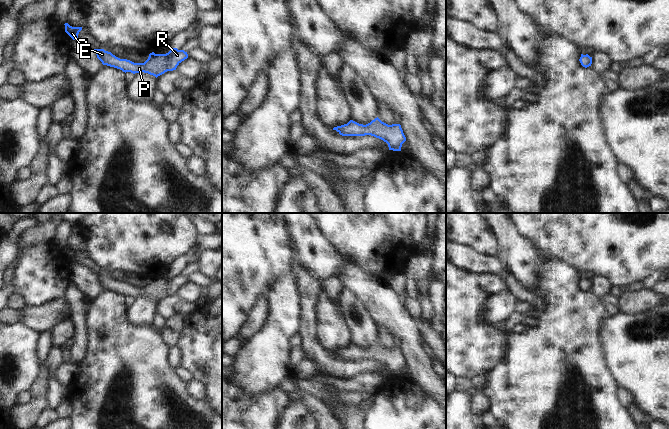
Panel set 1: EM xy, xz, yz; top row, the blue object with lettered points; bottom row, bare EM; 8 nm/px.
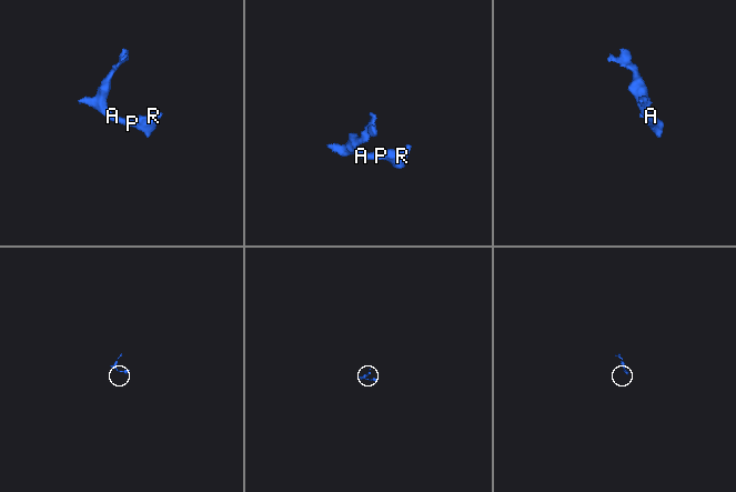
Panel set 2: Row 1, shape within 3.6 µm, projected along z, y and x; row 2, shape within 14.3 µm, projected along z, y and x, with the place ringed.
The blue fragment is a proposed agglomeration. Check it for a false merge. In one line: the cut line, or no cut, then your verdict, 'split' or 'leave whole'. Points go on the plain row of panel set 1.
no cut; leave whole

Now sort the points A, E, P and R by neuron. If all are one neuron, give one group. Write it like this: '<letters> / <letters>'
A E P R

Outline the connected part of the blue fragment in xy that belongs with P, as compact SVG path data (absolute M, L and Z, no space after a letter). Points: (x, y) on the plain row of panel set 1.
M171 272L166 278L149 278L148 283L144 287L134 287L127 283L120 283L111 276L104 273L94 273L97 282L103 289L114 291L123 296L131 296L133 298L144 296L155 300L156 302L167 295L176 294L177 290L188 282L187 276Z

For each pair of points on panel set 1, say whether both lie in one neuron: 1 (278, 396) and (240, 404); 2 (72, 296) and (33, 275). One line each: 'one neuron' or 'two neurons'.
1: one neuron
2: two neurons

